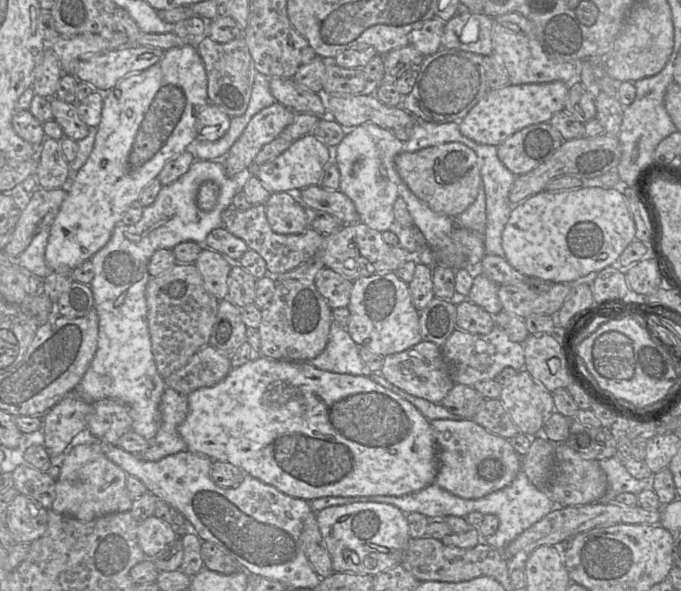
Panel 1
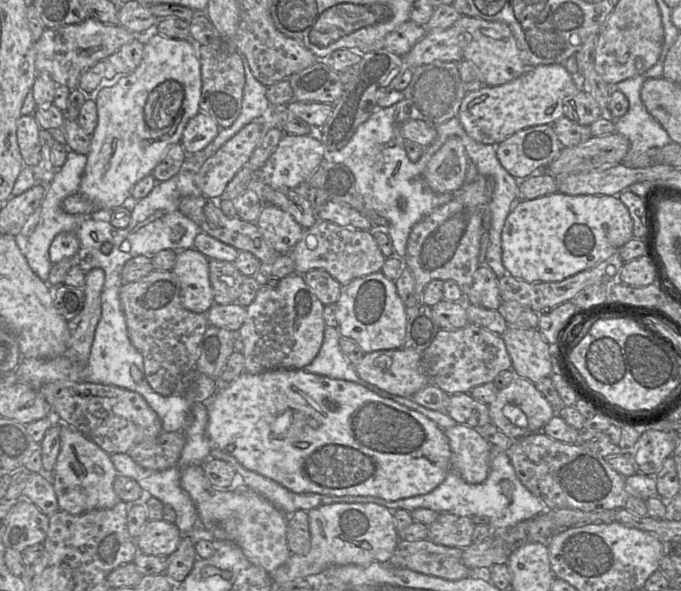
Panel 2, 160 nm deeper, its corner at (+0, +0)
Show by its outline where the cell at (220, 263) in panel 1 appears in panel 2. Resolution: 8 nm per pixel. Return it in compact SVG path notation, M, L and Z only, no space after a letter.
M194 248L178 251L171 271L180 282L184 308L194 313L206 313L214 304L209 258Z

